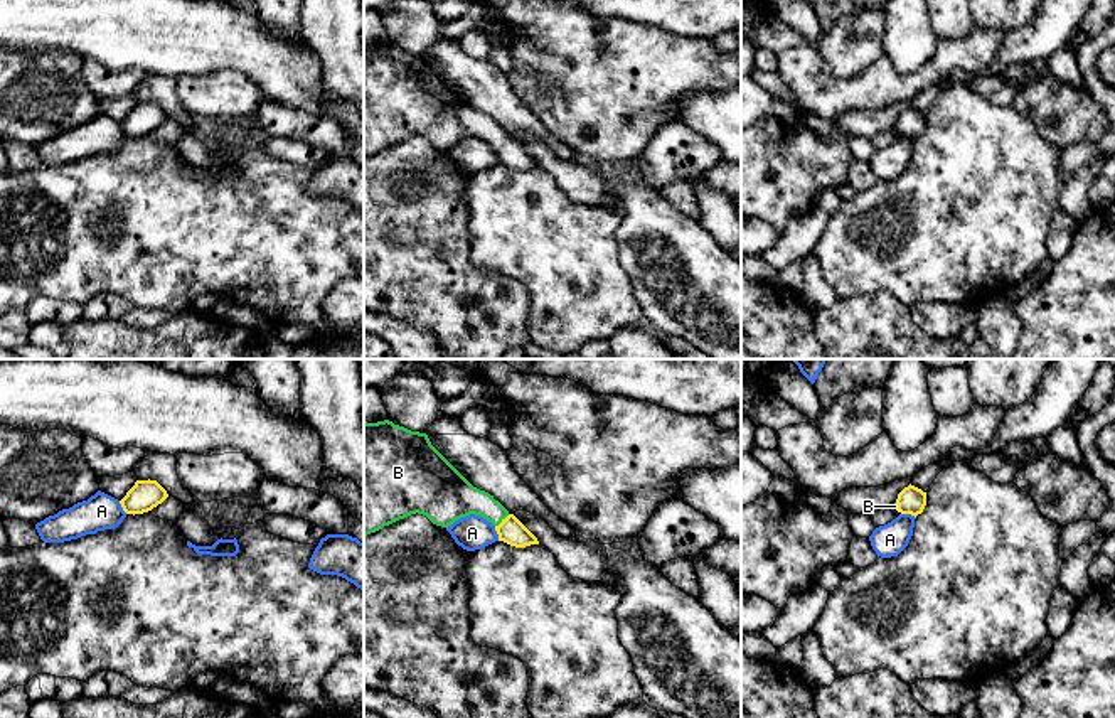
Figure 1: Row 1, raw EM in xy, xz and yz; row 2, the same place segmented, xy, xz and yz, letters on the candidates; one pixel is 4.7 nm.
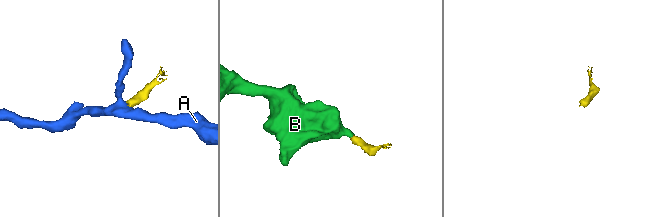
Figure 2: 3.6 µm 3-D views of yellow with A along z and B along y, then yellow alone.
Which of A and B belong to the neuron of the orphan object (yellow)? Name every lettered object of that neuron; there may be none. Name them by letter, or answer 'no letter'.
B

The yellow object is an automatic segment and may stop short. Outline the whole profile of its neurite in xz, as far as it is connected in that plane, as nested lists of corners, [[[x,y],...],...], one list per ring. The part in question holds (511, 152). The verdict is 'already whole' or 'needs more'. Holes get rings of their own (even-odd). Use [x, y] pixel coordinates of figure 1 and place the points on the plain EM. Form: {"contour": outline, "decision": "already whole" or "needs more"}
{"contour": [[[389,42],[364,44],[364,160],[411,137],[448,150],[470,137],[495,148],[499,163],[515,170],[539,167],[537,160],[499,123],[473,110],[429,64],[426,56],[411,54]]], "decision": "needs more"}

